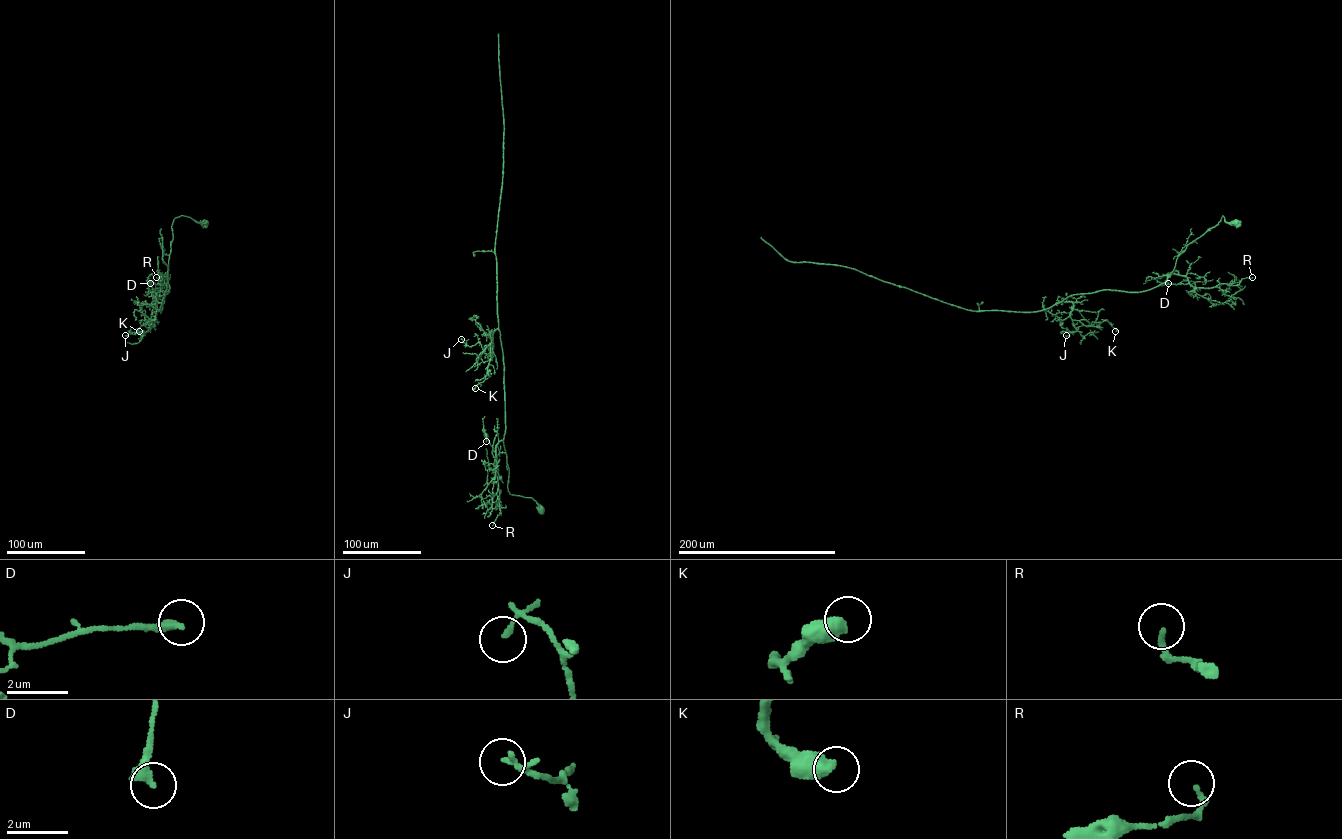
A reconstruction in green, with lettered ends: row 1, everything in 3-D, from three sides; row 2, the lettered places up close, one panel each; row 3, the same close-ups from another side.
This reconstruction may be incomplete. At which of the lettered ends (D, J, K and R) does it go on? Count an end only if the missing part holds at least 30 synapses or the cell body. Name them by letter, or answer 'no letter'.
no letter

